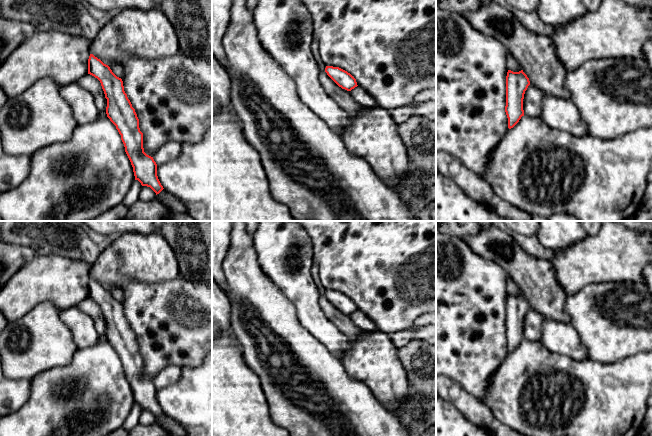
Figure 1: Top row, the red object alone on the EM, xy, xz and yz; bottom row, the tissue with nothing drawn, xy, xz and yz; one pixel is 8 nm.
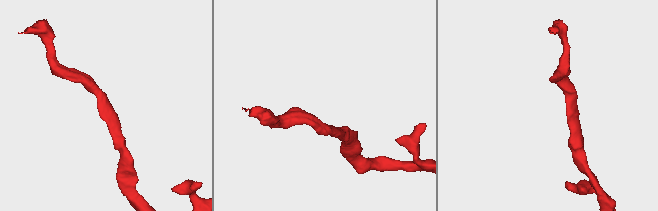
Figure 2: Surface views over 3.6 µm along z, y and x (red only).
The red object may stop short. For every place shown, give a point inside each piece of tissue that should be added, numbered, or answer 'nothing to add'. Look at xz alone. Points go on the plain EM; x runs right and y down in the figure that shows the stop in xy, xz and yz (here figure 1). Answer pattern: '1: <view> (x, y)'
nothing to add

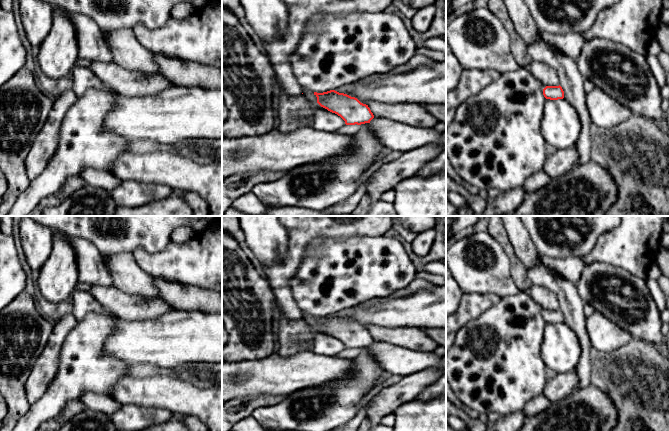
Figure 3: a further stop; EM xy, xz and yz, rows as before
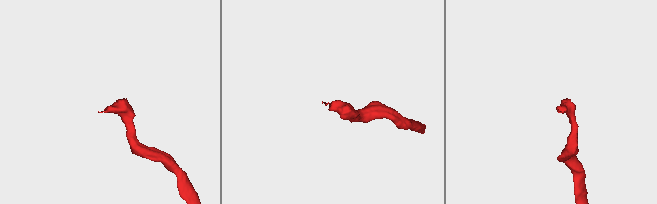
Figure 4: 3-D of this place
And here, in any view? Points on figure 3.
1: xz (309, 319)

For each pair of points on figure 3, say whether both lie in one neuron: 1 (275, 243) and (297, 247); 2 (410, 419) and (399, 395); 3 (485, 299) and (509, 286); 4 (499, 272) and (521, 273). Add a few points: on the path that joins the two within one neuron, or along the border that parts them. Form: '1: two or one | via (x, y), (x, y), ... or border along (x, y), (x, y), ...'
1: two | border along (284, 226), (287, 231), (287, 251), (274, 265)
2: two | border along (413, 399), (402, 402), (392, 412)
3: two | border along (472, 293), (494, 293), (500, 298)
4: two | border along (503, 251), (510, 264), (512, 280), (521, 291)

